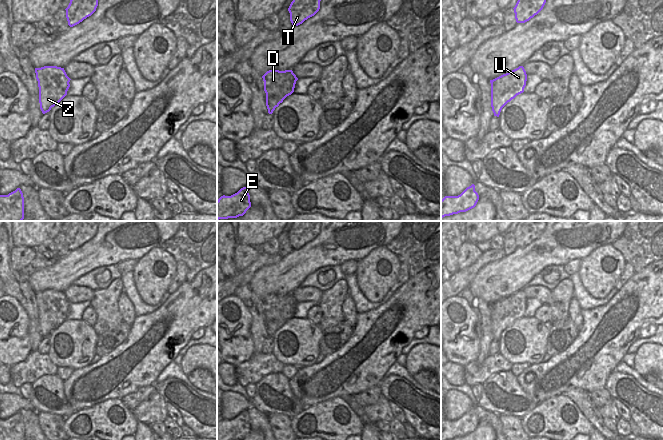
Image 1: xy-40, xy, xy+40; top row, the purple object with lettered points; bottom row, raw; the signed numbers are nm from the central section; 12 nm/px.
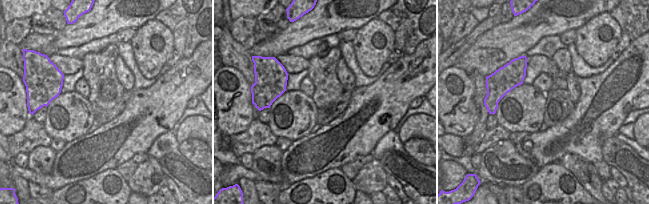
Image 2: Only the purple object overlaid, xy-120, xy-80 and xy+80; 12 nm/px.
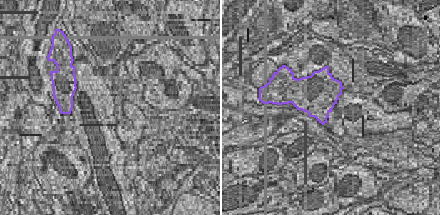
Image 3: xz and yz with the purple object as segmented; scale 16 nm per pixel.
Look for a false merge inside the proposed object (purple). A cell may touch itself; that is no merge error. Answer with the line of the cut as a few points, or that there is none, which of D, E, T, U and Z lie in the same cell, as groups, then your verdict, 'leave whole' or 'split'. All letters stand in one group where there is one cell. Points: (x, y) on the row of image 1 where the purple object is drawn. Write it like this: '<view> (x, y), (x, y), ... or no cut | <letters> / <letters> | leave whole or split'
xy (282, 74), (287, 81), (295, 83) | D Z / E T U | split

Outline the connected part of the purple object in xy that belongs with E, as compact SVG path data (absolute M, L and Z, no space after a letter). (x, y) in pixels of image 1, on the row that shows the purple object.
M246 186L231 196L223 195L217 200L217 220L243 216L250 207L250 195Z

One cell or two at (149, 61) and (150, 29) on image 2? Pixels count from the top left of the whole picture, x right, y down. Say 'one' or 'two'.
one

